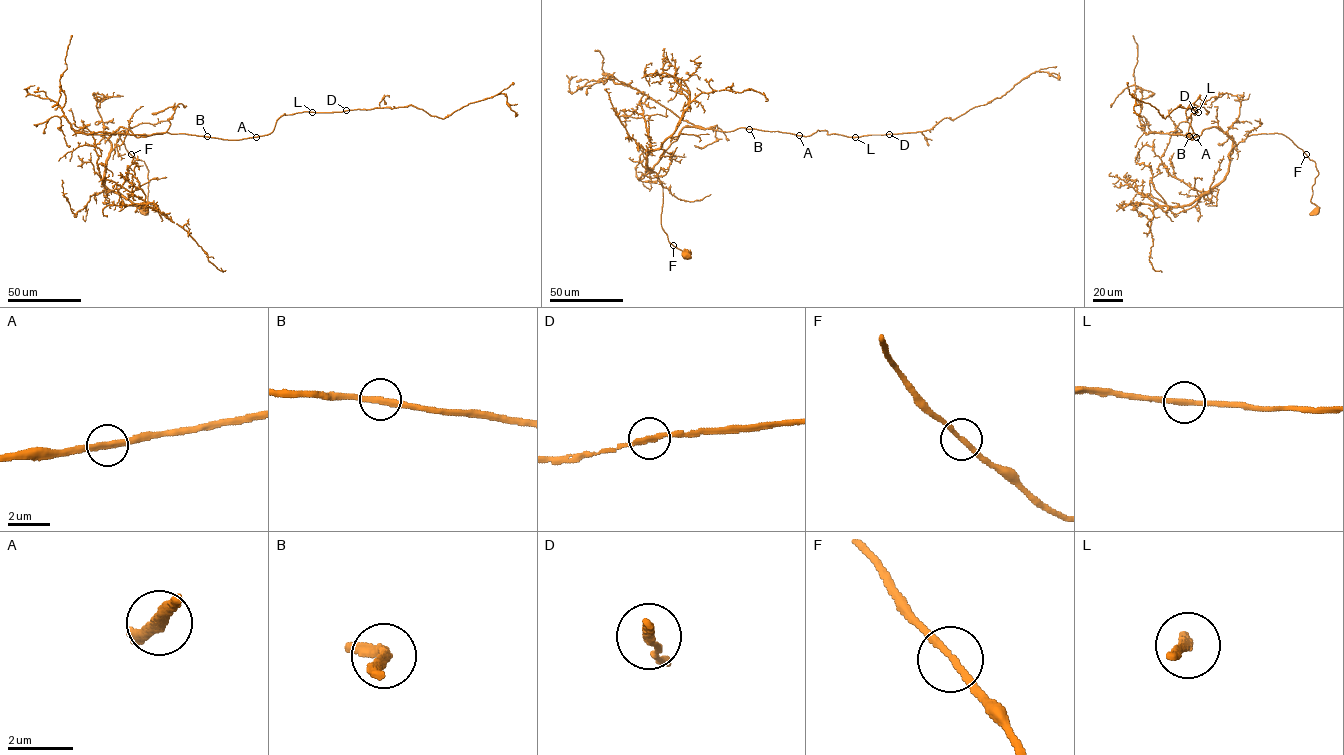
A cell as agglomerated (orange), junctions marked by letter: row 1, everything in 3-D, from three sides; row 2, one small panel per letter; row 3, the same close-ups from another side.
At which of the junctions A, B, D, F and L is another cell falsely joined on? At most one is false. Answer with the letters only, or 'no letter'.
no letter

